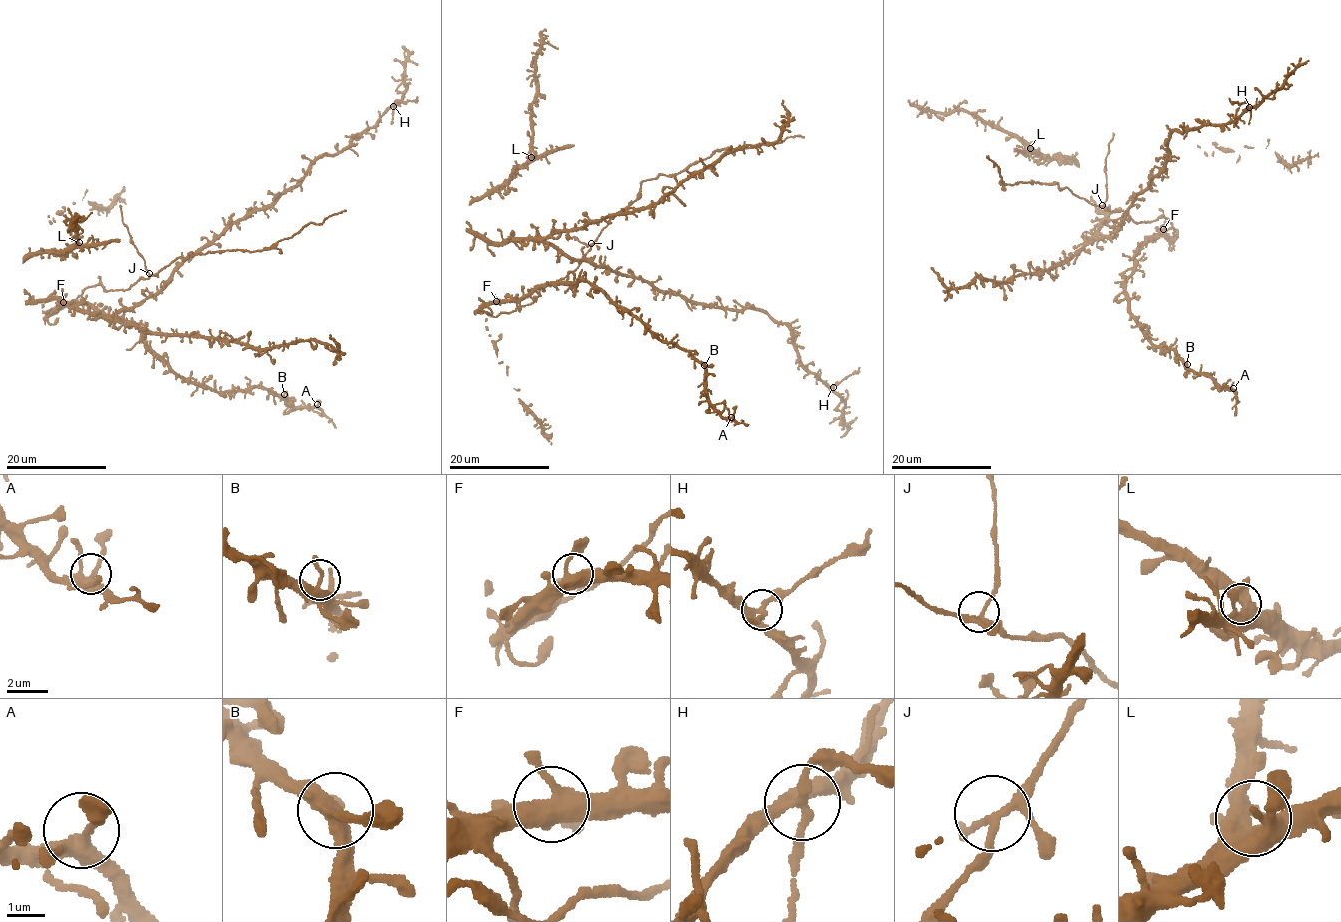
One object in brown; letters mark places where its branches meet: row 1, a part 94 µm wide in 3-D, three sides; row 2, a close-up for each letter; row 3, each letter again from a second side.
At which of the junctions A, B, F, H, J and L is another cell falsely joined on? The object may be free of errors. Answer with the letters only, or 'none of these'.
H

